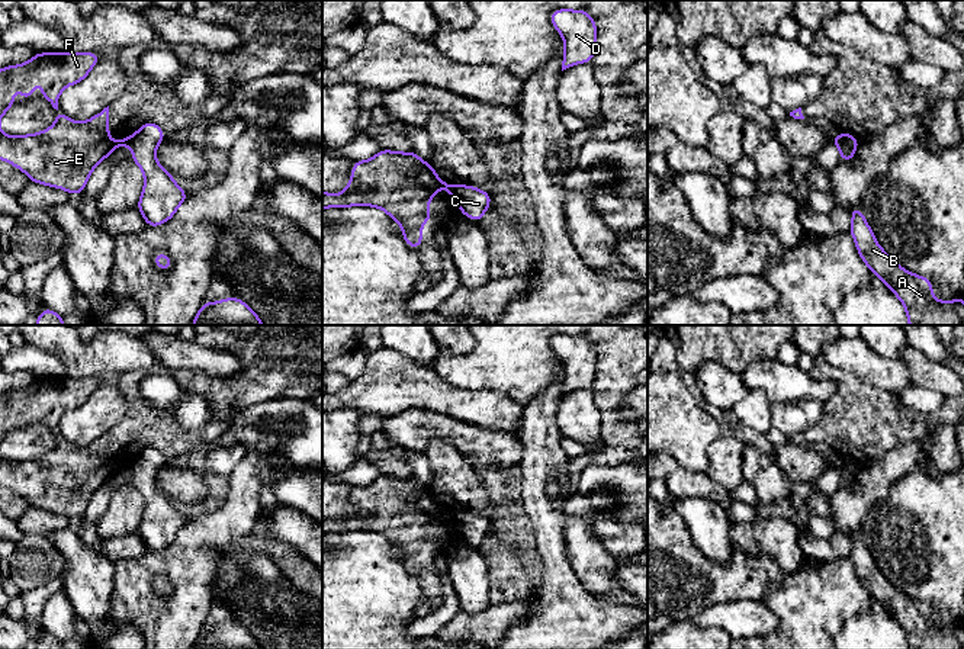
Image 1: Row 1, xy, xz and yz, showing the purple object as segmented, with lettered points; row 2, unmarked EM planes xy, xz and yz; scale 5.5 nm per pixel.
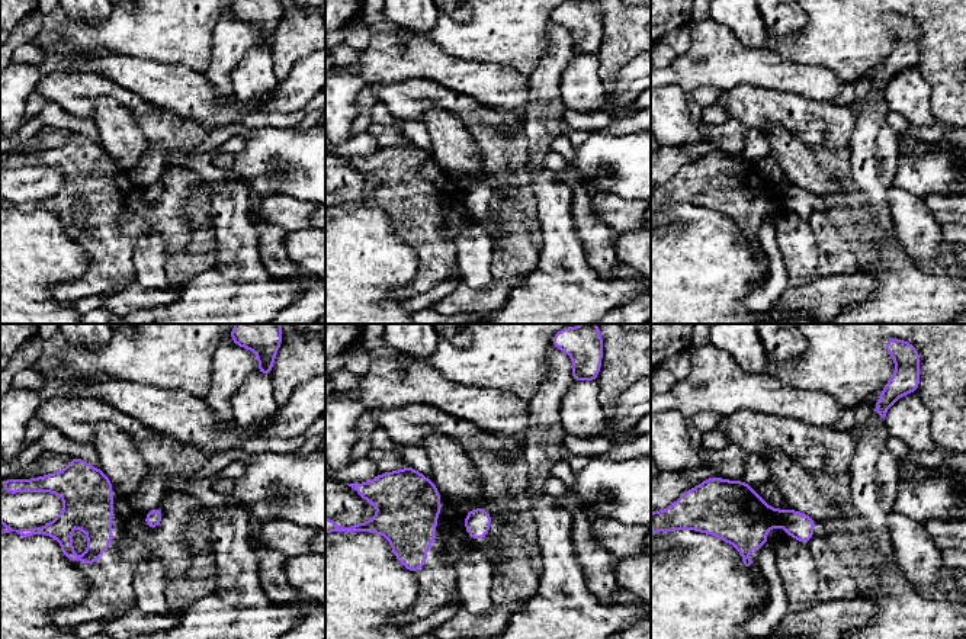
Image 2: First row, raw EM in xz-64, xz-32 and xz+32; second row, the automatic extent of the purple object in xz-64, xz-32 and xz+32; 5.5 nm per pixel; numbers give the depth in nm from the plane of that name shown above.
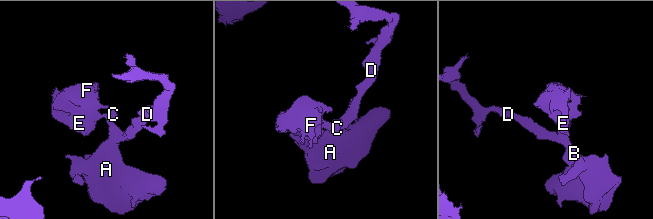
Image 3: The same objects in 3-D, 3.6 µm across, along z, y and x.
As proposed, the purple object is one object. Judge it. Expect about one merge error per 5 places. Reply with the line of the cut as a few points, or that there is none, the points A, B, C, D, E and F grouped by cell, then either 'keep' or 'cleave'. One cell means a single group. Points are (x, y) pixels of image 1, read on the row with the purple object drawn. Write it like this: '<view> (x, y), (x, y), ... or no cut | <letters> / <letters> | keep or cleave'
xz (456, 188), (458, 203) | A B C D / E F | cleave

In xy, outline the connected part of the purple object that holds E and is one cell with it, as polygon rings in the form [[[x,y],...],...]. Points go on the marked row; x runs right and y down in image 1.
[[[109,106],[86,122],[74,122],[58,110],[55,123],[38,134],[9,136],[0,129],[0,160],[20,168],[30,181],[58,187],[70,195],[84,193],[94,167],[109,157],[113,150],[129,145],[131,138],[109,139]]]

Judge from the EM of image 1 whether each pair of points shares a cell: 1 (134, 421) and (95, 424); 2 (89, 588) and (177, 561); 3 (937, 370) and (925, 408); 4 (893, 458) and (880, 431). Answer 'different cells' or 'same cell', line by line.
1: different cells
2: different cells
3: different cells
4: different cells

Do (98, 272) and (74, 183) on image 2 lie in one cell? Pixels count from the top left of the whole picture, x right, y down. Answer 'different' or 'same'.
same

